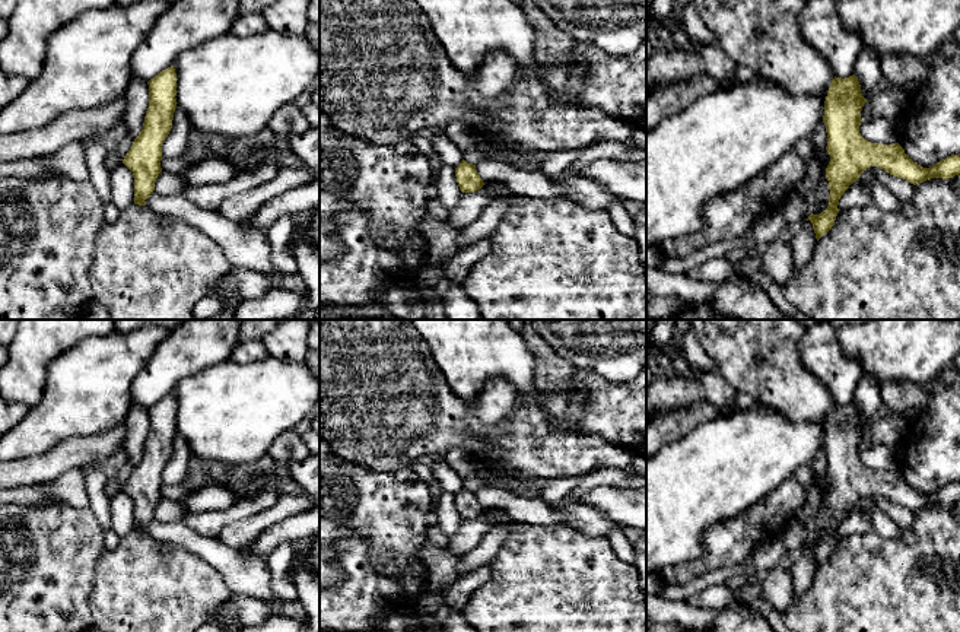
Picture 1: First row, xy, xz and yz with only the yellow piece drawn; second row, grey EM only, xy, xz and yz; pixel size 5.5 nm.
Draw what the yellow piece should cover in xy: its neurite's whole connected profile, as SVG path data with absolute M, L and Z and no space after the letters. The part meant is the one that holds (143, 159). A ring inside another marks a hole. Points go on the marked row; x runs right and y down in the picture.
M171 66L147 82L149 108L143 128L123 159L134 175L134 204L139 206L146 206L144 200L155 191L156 178L162 172L162 144L172 128L177 80Z

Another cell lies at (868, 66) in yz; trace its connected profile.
M864 48L858 55L853 74L858 77L861 85L862 96L870 101L870 93L881 79L881 58L871 48Z

